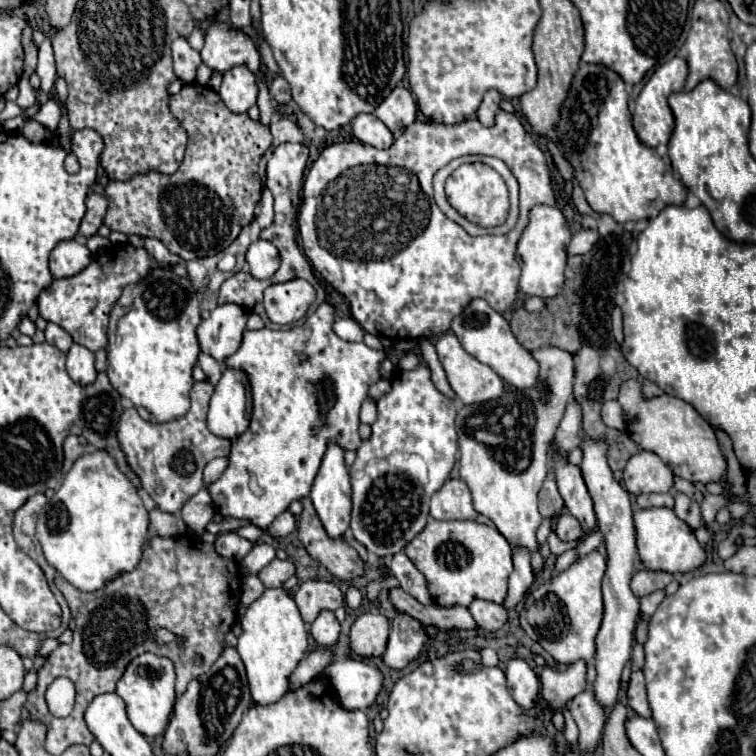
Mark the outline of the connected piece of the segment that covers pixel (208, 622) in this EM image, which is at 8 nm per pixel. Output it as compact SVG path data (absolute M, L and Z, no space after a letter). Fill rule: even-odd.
M180 534L174 538L152 536L144 544L140 564L132 572L118 576L96 592L80 592L60 574L56 574L54 584L64 594L76 622L74 640L70 644L60 644L50 652L46 664L38 672L38 688L28 694L26 702L30 716L48 728L46 750L50 754L62 754L72 744L88 746L94 740L94 734L84 722L86 706L94 696L114 692L116 682L122 678L128 662L144 652L172 658L176 666L176 694L182 696L188 682L206 672L220 656L224 648L224 636L236 622L240 598L238 564L232 558L216 554L212 544L202 542L200 536L194 534ZM160 628L186 636L184 648L176 644L158 646L156 630ZM196 654L204 658L204 664L198 668L192 664ZM56 676L66 676L76 686L76 706L68 718L54 718L44 700L44 692L48 684L56 680Z

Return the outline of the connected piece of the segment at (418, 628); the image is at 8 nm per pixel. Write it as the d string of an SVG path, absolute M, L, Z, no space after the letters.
M398 614L392 620L388 648L382 656L384 664L394 670L402 670L408 662L412 662L420 654L424 642L426 642L424 626L408 614Z

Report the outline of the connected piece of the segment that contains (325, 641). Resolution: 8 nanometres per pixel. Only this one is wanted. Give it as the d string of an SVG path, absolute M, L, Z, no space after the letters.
M324 610L318 614L318 618L312 622L312 628L310 628L314 640L318 642L318 646L322 648L330 648L336 644L338 636L340 636L340 622L336 620L334 612L330 610Z

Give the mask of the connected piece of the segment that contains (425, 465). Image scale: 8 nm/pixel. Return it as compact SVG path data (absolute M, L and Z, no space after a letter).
M420 364L416 370L400 372L394 378L392 390L378 400L378 418L372 424L370 440L364 440L356 450L356 462L350 466L352 484L352 532L354 538L366 546L368 552L390 558L400 552L428 522L430 496L440 490L440 486L450 476L456 462L456 430L454 430L456 408L454 404L436 390L430 380L430 370Z

